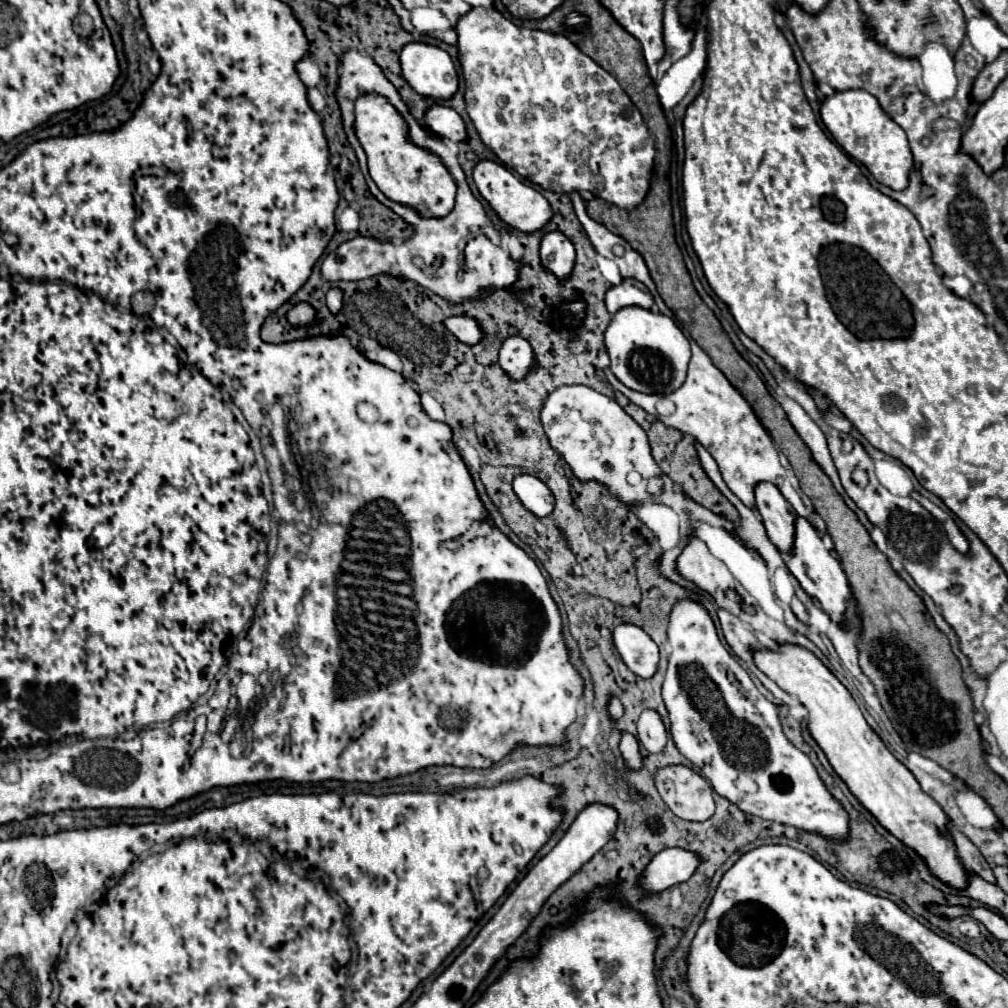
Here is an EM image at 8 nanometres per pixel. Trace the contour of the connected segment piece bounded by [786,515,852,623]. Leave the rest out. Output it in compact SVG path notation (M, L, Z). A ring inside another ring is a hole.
M796 515L796 537L792 543L792 553L788 553L786 565L794 573L794 577L800 581L804 591L810 597L814 597L836 623L842 623L846 609L852 607L852 595L850 595L846 573L842 571L840 561L824 547L816 529L804 517L798 517L798 515Z

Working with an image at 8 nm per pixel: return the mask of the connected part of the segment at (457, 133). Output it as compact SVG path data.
M434 105L426 111L424 115L424 123L430 127L430 131L434 135L444 135L456 143L464 141L466 139L466 127L464 127L464 121L462 117L450 109L450 107L444 107L444 105Z

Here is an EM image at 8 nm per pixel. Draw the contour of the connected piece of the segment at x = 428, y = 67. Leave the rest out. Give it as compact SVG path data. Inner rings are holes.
M408 43L400 53L402 75L408 85L432 99L452 99L458 91L458 73L450 55L434 45Z

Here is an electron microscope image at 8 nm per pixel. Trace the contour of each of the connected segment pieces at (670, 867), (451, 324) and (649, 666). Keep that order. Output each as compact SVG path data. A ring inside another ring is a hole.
M664 849L648 863L642 887L650 893L664 891L672 885L688 881L700 865L700 857L696 853L688 853L686 849Z
M456 315L456 317L448 317L444 321L444 325L466 345L476 345L484 339L484 331L480 329L478 321L474 317L468 315Z
M622 623L614 629L614 643L630 671L640 677L652 677L656 673L658 645L644 629Z

